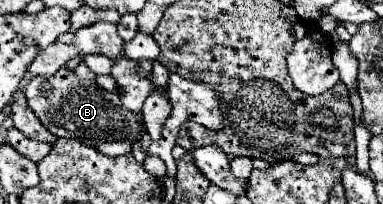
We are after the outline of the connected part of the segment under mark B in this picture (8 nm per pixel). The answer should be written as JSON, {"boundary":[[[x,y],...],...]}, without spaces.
{"boundary":[[[65,66],[59,68],[55,76],[31,78],[25,86],[25,96],[29,108],[53,136],[77,138],[79,142],[85,142],[85,146],[93,146],[103,154],[109,154],[111,158],[129,154],[133,140],[143,132],[143,126],[137,122],[135,114],[121,104],[117,94],[109,94],[93,80],[79,78]]]}

